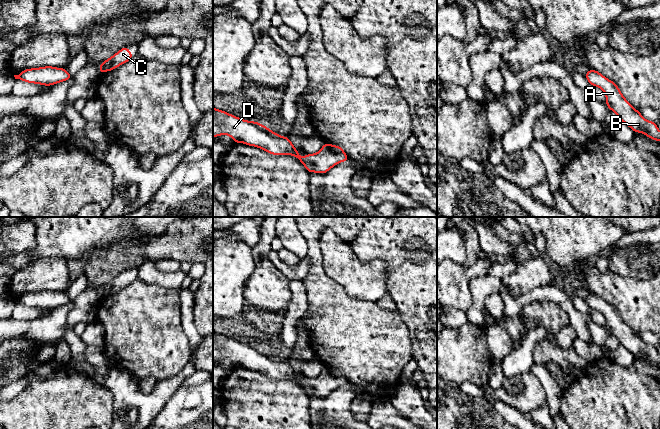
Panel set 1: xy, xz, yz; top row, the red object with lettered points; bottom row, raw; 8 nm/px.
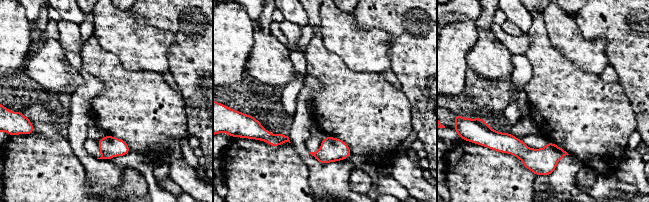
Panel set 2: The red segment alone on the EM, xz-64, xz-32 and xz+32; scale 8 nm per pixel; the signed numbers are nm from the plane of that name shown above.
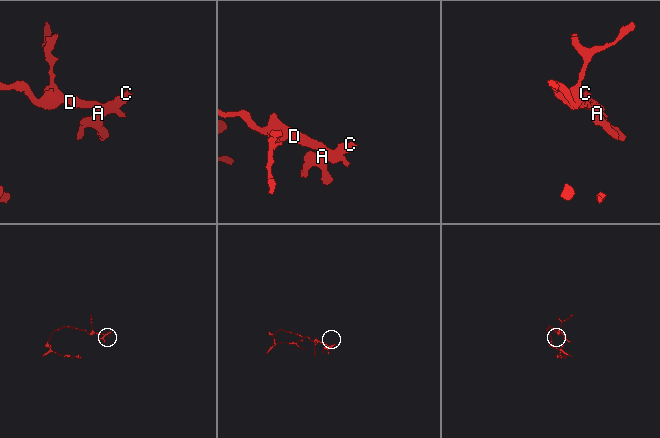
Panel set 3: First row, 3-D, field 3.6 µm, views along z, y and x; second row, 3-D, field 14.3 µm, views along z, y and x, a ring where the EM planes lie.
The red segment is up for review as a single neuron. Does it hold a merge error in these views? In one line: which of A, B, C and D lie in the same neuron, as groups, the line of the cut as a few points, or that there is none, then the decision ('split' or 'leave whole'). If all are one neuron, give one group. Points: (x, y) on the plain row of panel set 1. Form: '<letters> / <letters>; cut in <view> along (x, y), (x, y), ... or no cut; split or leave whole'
A B C D; no cut; leave whole

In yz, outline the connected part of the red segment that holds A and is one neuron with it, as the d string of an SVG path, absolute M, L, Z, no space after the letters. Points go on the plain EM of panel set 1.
M593 293L584 299L591 310L599 311L606 317L605 327L609 334L614 335L619 340L620 345L628 349L633 356L645 357L648 362L660 365L660 355L657 348L644 343L640 335L635 334L624 322L616 307Z

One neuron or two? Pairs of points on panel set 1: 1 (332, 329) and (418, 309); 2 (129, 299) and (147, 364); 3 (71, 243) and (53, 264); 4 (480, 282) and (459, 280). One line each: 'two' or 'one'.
1: one
2: one
3: two
4: two

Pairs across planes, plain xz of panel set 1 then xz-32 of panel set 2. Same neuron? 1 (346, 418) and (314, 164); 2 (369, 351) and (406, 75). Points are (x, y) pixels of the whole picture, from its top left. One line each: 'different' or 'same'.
1: same
2: same

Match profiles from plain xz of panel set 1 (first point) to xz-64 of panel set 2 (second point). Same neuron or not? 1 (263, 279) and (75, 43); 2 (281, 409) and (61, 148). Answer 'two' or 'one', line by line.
1: two
2: one

